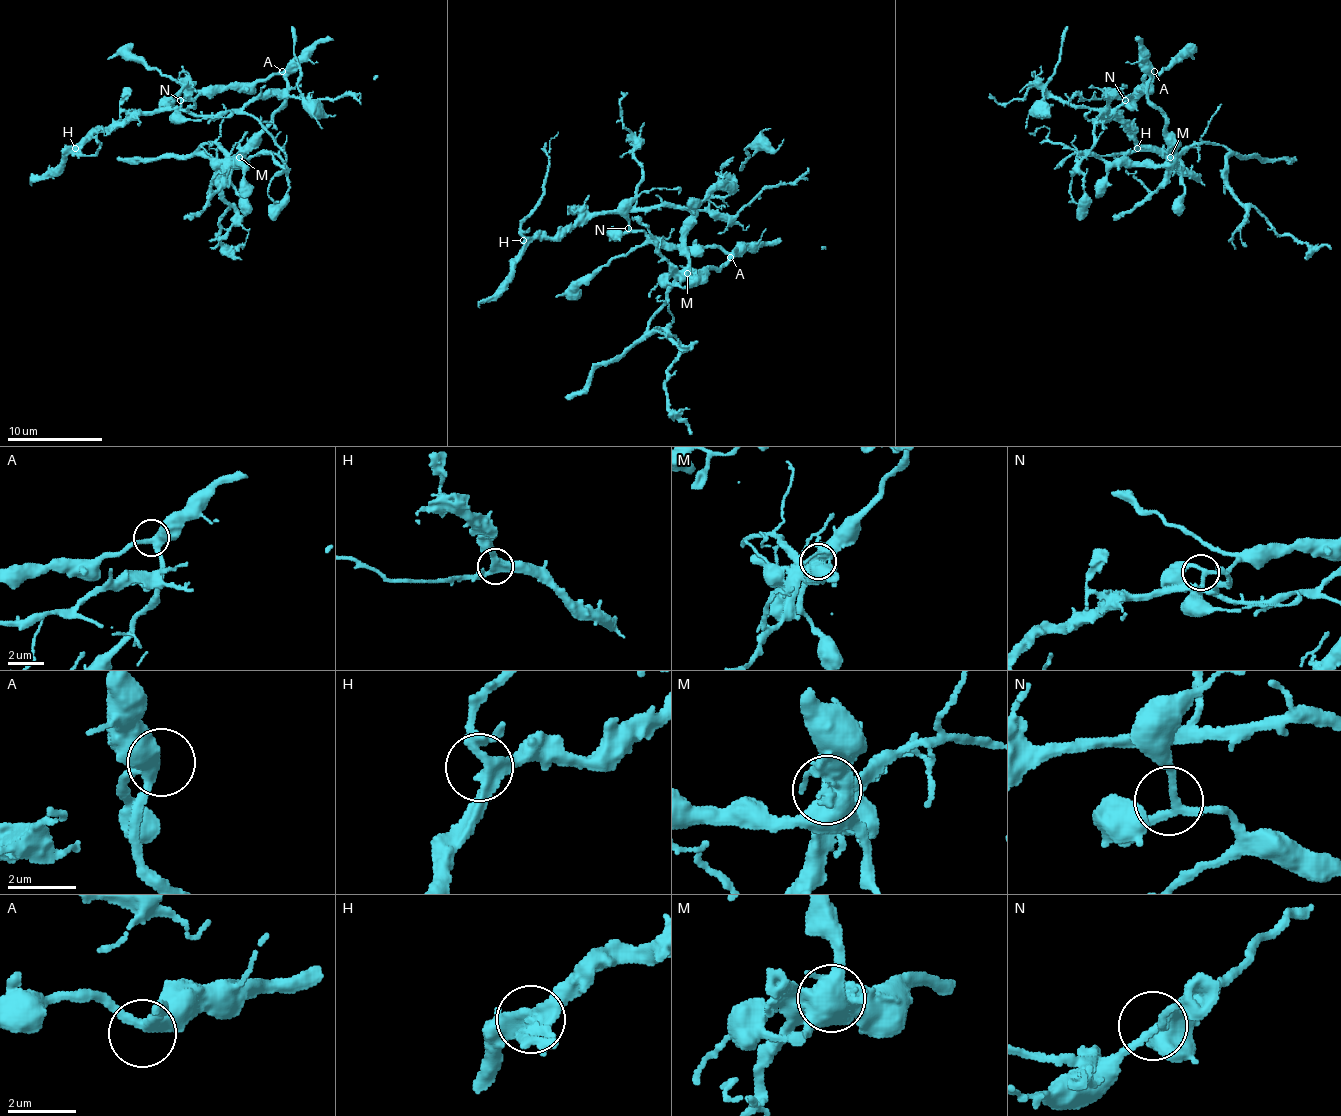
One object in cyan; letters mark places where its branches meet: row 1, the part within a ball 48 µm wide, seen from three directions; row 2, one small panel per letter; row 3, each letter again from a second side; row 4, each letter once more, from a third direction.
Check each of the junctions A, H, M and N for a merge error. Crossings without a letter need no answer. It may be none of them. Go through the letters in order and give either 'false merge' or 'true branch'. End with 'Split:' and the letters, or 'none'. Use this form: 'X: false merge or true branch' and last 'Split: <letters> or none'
A: true branch
H: true branch
M: false merge
N: true branch
Split: M

